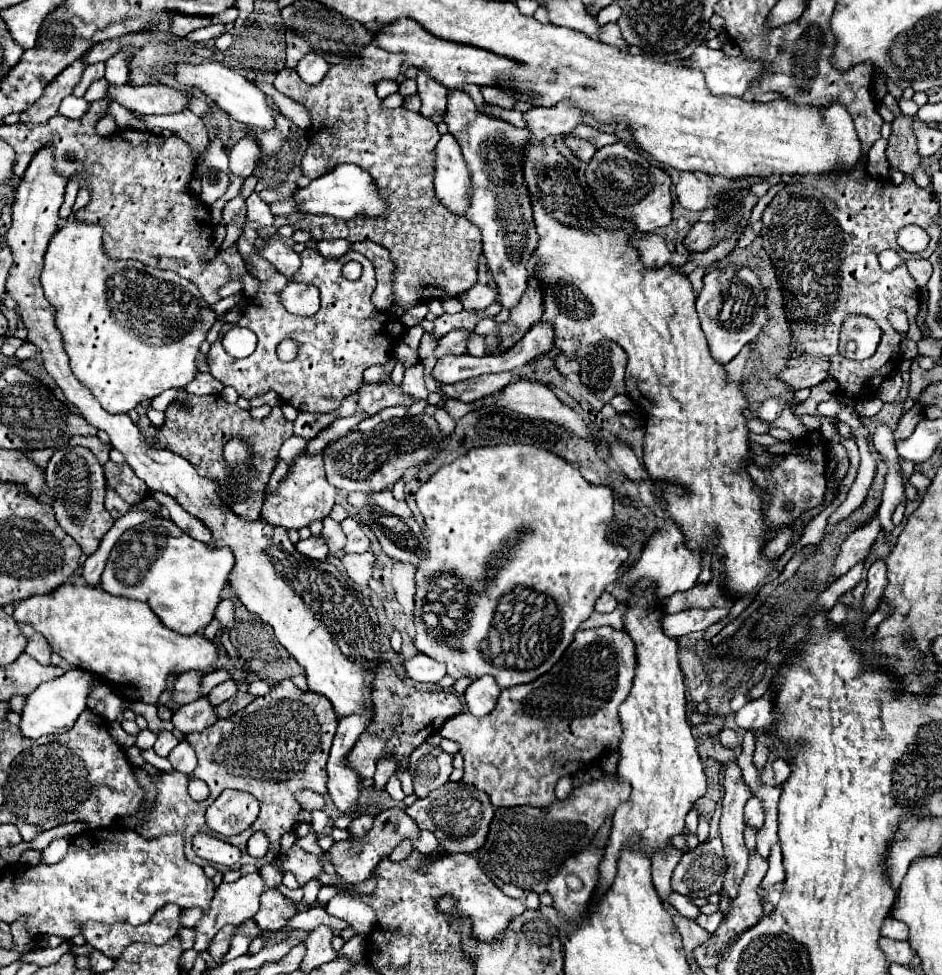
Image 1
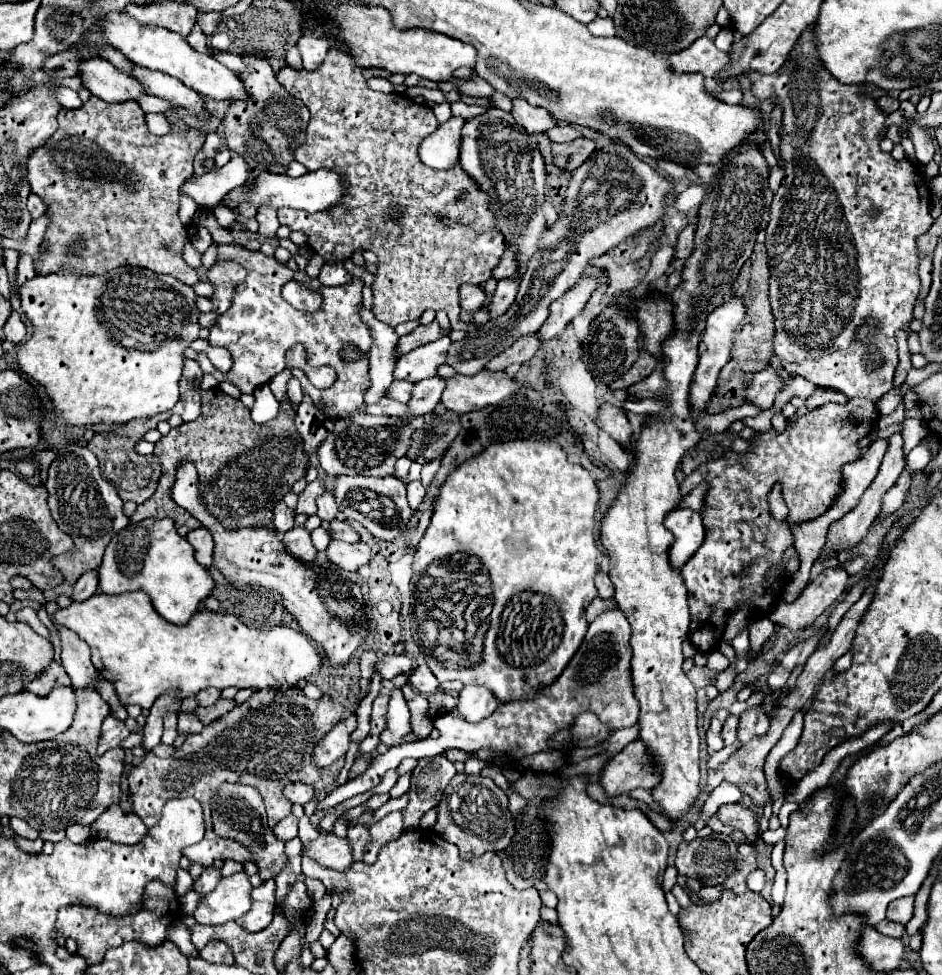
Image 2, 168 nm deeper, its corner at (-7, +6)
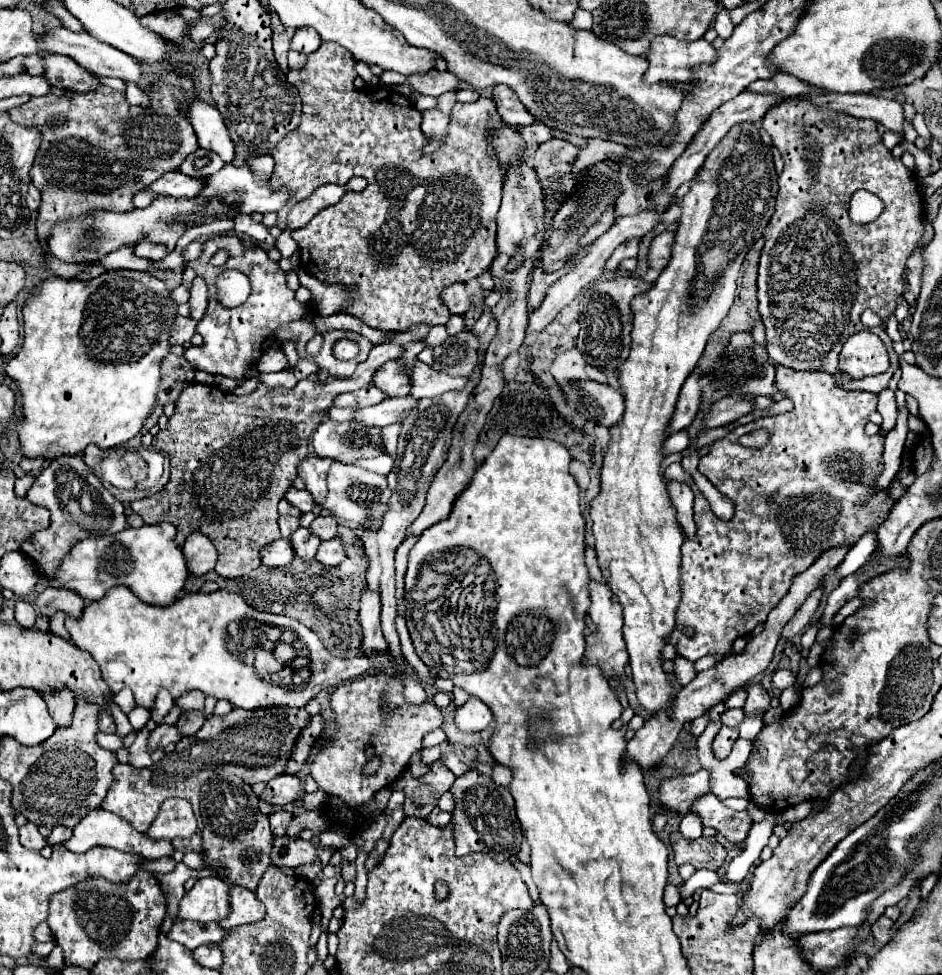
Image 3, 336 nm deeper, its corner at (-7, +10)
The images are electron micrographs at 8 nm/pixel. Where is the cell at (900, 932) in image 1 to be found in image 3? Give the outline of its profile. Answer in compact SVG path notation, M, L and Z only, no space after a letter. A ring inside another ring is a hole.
M878 917L878 921L872 925L872 935L880 945L886 945L886 941L890 941L890 929L894 927L894 921L888 917Z

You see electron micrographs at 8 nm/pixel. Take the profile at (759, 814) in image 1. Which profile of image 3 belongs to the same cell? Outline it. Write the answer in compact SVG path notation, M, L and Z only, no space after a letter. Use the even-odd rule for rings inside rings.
M706 793L704 797L700 797L698 803L692 805L692 811L702 817L702 823L706 827L714 827L732 843L744 841L748 829L752 827L752 819L746 811L734 811L726 807L724 801L714 793Z

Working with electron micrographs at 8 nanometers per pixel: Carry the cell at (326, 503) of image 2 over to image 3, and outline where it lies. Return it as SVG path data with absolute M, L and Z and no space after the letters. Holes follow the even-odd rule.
M308 457L298 465L298 475L304 479L306 489L312 493L318 505L322 505L322 501L326 499L326 473L330 465L332 465L330 459L320 457Z

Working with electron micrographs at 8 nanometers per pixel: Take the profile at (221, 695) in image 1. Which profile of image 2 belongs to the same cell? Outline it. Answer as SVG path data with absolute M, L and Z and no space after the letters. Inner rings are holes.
M204 689L204 691L196 693L196 701L198 701L198 705L202 705L202 707L214 705L218 699L220 699L220 691L218 691L218 689Z

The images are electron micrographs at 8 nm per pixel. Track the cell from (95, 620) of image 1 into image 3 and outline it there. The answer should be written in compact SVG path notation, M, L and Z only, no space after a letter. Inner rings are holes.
M126 587L108 589L98 601L84 607L82 617L66 617L66 629L72 635L72 643L88 651L100 665L102 679L108 683L112 693L122 689L132 689L136 703L150 709L158 691L164 687L174 699L182 697L186 691L200 689L216 699L228 699L234 707L256 709L256 707L304 707L322 689L336 685L346 679L356 679L360 675L376 673L374 659L366 655L340 659L326 651L318 635L304 627L300 621L286 615L272 615L256 609L238 609L244 599L236 593L214 591L214 593L186 593L170 607L154 607L142 603ZM254 620L257 623L294 629L302 637L309 652L310 681L302 689L278 689L272 681L266 681L250 665L242 665L236 657L230 657L226 649L226 625L231 622Z

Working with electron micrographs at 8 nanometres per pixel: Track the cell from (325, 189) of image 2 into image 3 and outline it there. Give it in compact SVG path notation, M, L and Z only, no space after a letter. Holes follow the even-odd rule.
M226 163L218 173L206 177L206 187L196 199L174 199L174 197L158 197L146 209L134 209L130 213L110 213L100 211L86 219L74 219L60 223L52 229L52 237L48 239L50 253L62 261L80 263L80 261L96 261L102 255L116 251L120 245L136 245L140 235L146 233L152 241L166 243L168 249L174 249L178 237L194 225L212 223L216 219L232 219L236 213L268 213L280 211L288 205L292 191L288 187L272 189L270 179L260 183L256 181L256 173L246 163Z

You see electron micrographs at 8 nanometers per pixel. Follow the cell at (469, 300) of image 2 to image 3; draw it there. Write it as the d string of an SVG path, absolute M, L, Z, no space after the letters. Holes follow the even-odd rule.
M462 283L458 285L450 285L442 291L442 301L448 305L448 309L454 313L454 315L464 315L470 307L470 293L466 291L466 287Z

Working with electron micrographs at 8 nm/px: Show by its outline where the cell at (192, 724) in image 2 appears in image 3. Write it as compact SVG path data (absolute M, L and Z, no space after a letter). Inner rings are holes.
M158 725L152 733L150 733L150 741L148 741L148 751L156 751L156 749L164 749L168 743L176 743L178 739L182 739L182 735L178 733L176 725Z

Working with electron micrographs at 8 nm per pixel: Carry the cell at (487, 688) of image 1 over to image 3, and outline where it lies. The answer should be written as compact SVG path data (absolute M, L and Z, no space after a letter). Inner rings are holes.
M470 697L462 707L456 709L456 725L460 731L482 731L492 723L492 713L484 701L478 701L478 697Z

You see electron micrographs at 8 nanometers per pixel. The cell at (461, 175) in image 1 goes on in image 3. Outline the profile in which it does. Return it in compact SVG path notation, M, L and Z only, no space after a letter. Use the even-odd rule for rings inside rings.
M444 93L438 97L438 107L422 113L422 133L428 137L428 145L424 147L424 153L430 155L438 145L442 145L446 137L446 129L450 123L452 107L456 105L456 93Z

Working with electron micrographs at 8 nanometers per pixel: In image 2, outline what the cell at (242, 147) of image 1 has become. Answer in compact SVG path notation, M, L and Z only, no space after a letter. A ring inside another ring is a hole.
M236 155L232 157L232 161L226 163L226 167L218 171L210 171L202 177L192 175L182 185L182 193L192 197L198 207L214 209L230 189L236 189L238 185L242 185L248 177L250 173L248 173L246 161Z

